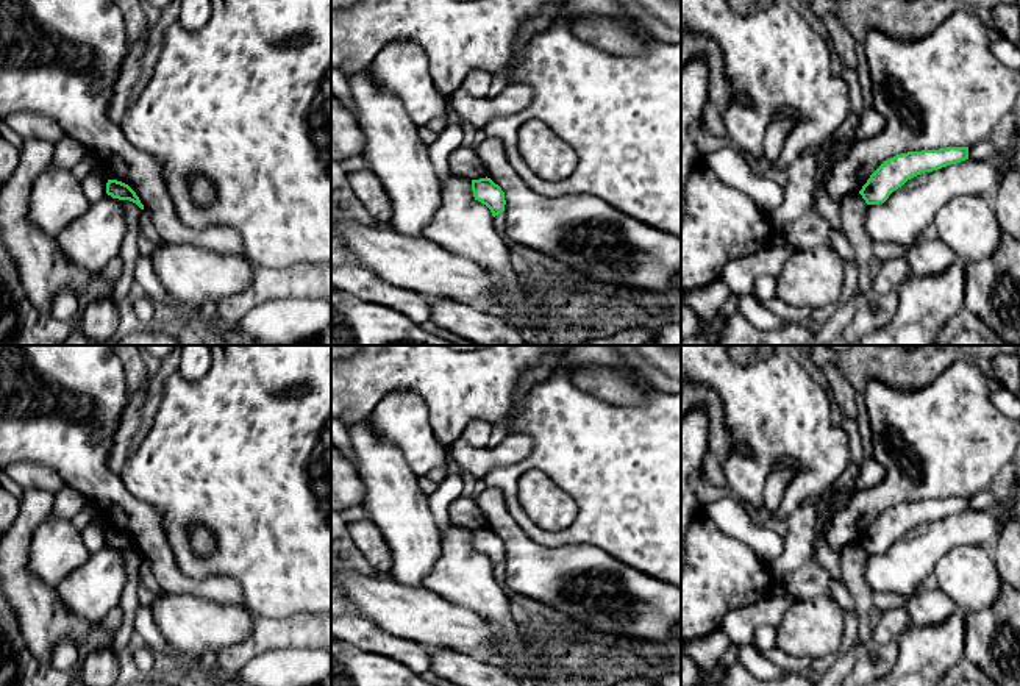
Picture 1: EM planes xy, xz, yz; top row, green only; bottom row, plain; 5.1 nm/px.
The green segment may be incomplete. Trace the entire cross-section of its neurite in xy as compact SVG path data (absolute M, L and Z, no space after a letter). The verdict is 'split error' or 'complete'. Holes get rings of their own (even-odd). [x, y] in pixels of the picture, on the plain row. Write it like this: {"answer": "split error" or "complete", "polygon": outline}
{"answer": "complete", "polygon": "M108 530L106 544L111 545L112 548L130 550L130 552L136 553L141 559L144 559L144 555L141 553L136 542L128 534L122 533L122 531Z"}

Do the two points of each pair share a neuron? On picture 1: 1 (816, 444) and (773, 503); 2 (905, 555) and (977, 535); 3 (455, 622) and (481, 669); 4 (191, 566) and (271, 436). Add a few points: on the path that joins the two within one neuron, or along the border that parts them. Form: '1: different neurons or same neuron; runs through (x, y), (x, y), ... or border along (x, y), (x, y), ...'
1: different neurons; border along (789, 457), (795, 463), (797, 472), (780, 503)
2: same neuron; runs through (922, 547), (942, 535), (959, 535)
3: different neurons; border along (438, 647), (492, 661)
4: same neuron; runs through (228, 547), (271, 505), (271, 474)

